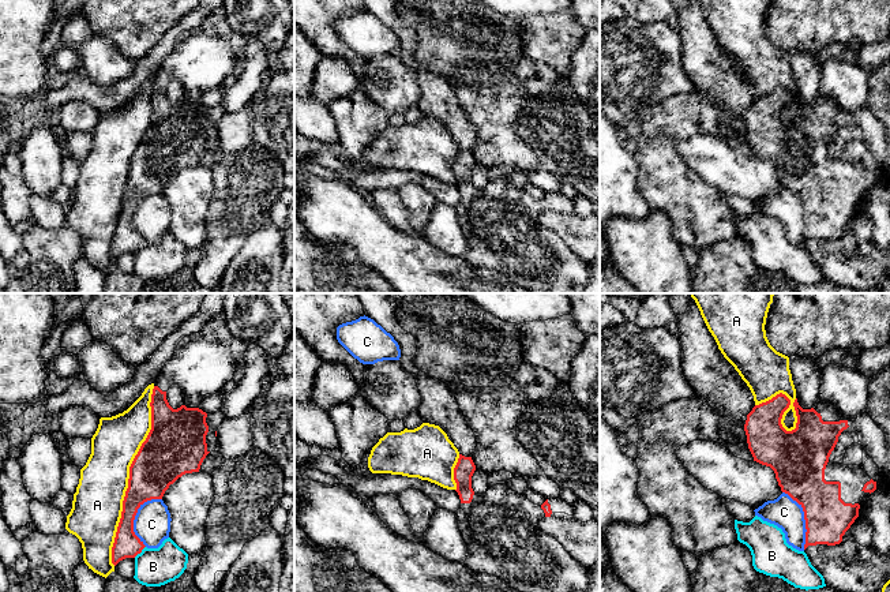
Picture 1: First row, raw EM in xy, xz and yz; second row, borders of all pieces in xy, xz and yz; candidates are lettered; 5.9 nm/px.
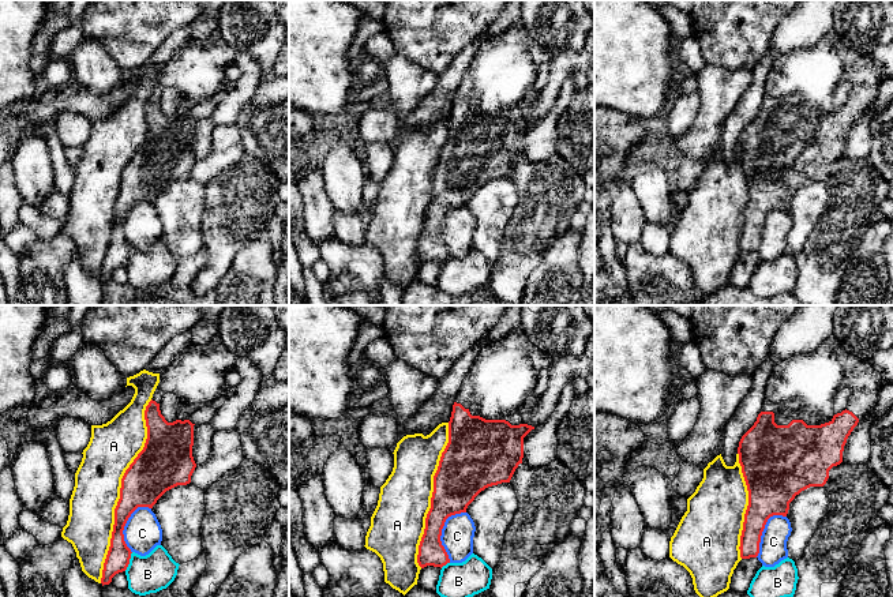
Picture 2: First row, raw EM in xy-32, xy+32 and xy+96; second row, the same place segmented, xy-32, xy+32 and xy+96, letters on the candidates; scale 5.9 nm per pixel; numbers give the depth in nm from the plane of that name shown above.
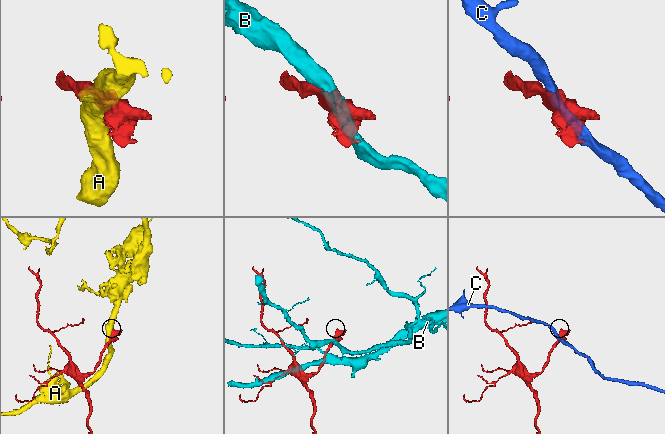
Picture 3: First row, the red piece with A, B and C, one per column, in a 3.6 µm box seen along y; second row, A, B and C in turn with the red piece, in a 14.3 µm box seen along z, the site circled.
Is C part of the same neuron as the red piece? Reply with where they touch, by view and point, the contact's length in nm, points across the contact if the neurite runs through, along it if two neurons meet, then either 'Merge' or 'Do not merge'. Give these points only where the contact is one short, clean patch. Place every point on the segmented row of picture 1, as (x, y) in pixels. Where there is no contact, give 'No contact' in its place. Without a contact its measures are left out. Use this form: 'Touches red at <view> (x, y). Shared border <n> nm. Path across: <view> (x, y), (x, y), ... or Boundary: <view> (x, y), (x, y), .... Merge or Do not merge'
Touches red at xy (135, 514). Shared border 300 nm. Do not merge

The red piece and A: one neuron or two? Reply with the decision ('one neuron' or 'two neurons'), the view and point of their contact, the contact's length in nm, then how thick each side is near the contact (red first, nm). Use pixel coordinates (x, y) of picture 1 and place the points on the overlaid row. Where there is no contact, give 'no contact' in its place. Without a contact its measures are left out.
two neurons; meets red in xy at (130, 476); contact 1100 nm long; 300 nm thick on the red side, 300 nm on the other

